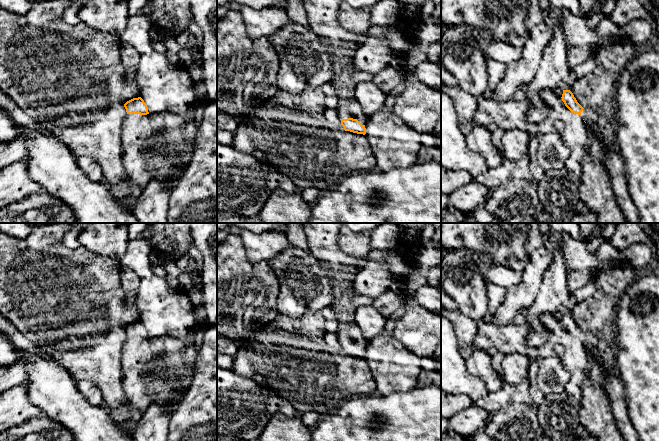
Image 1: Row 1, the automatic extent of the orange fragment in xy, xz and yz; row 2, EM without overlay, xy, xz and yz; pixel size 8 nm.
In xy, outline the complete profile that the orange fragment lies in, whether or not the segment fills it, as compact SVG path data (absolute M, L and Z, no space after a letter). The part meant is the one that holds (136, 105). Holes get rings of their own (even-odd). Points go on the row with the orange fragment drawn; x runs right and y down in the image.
M141 97L133 98L124 104L127 114L147 115L148 107Z

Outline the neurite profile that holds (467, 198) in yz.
M474 179L447 196L447 206L454 207L465 214L470 214L478 206L485 205L490 195L489 188Z

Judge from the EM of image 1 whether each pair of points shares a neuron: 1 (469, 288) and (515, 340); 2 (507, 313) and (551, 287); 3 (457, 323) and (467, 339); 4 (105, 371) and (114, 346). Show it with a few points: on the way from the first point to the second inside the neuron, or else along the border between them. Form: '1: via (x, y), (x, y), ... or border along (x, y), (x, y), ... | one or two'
1: border along (482, 318), (477, 322) | two
2: border along (544, 274), (535, 299), (526, 309) | two
3: via (461, 327), (465, 331), (465, 335) | one
4: via (105, 365), (105, 359), (111, 352) | one

